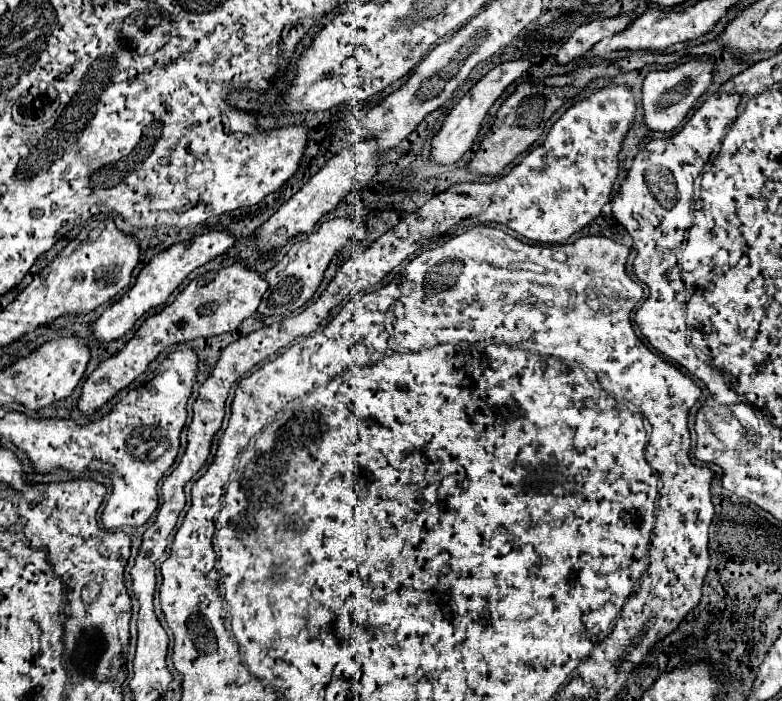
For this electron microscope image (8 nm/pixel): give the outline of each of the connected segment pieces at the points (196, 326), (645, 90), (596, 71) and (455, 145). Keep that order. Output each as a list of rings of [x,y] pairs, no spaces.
[[[236,262],[232,266],[220,268],[218,272],[208,272],[196,280],[192,280],[178,296],[176,300],[162,308],[158,314],[150,316],[132,336],[132,340],[112,358],[108,358],[98,370],[94,370],[88,380],[82,386],[82,394],[78,398],[78,408],[82,414],[90,416],[100,406],[104,406],[108,400],[112,400],[122,388],[126,388],[132,380],[136,380],[140,374],[146,372],[152,360],[158,358],[160,352],[164,352],[168,346],[196,340],[196,338],[212,338],[224,332],[232,332],[238,328],[238,324],[246,318],[250,318],[268,284],[264,278],[252,270],[248,270],[242,262]]]
[[[692,58],[672,70],[650,72],[642,84],[642,108],[644,124],[652,132],[672,132],[686,118],[694,102],[704,94],[712,82],[712,62],[704,58]]]
[[[632,52],[630,56],[622,58],[622,60],[614,60],[608,64],[608,68],[604,68],[602,64],[594,64],[594,66],[584,66],[578,68],[574,74],[568,76],[552,76],[552,78],[544,78],[540,82],[526,82],[520,84],[516,88],[514,94],[510,94],[504,104],[500,106],[490,130],[484,134],[478,152],[472,156],[468,170],[470,172],[478,172],[478,174],[488,174],[488,176],[496,176],[500,174],[516,156],[520,156],[522,152],[526,152],[542,134],[544,134],[544,124],[548,122],[548,118],[570,98],[578,96],[590,82],[598,80],[598,78],[612,78],[616,74],[622,72],[632,72],[638,68],[644,68],[646,64],[674,64],[676,62],[676,54],[640,54],[640,52]]]
[[[526,58],[522,60],[512,60],[512,62],[502,62],[498,64],[496,68],[492,68],[484,78],[480,78],[468,94],[464,94],[456,104],[454,108],[448,112],[448,116],[444,118],[442,122],[442,128],[436,132],[434,140],[432,140],[432,148],[430,148],[430,158],[434,164],[438,166],[448,166],[448,164],[454,164],[458,162],[472,146],[472,142],[476,140],[478,136],[478,130],[480,130],[480,124],[482,124],[482,118],[486,116],[486,112],[490,110],[490,106],[502,96],[502,92],[516,80],[520,78],[526,70],[530,68],[530,62]]]

